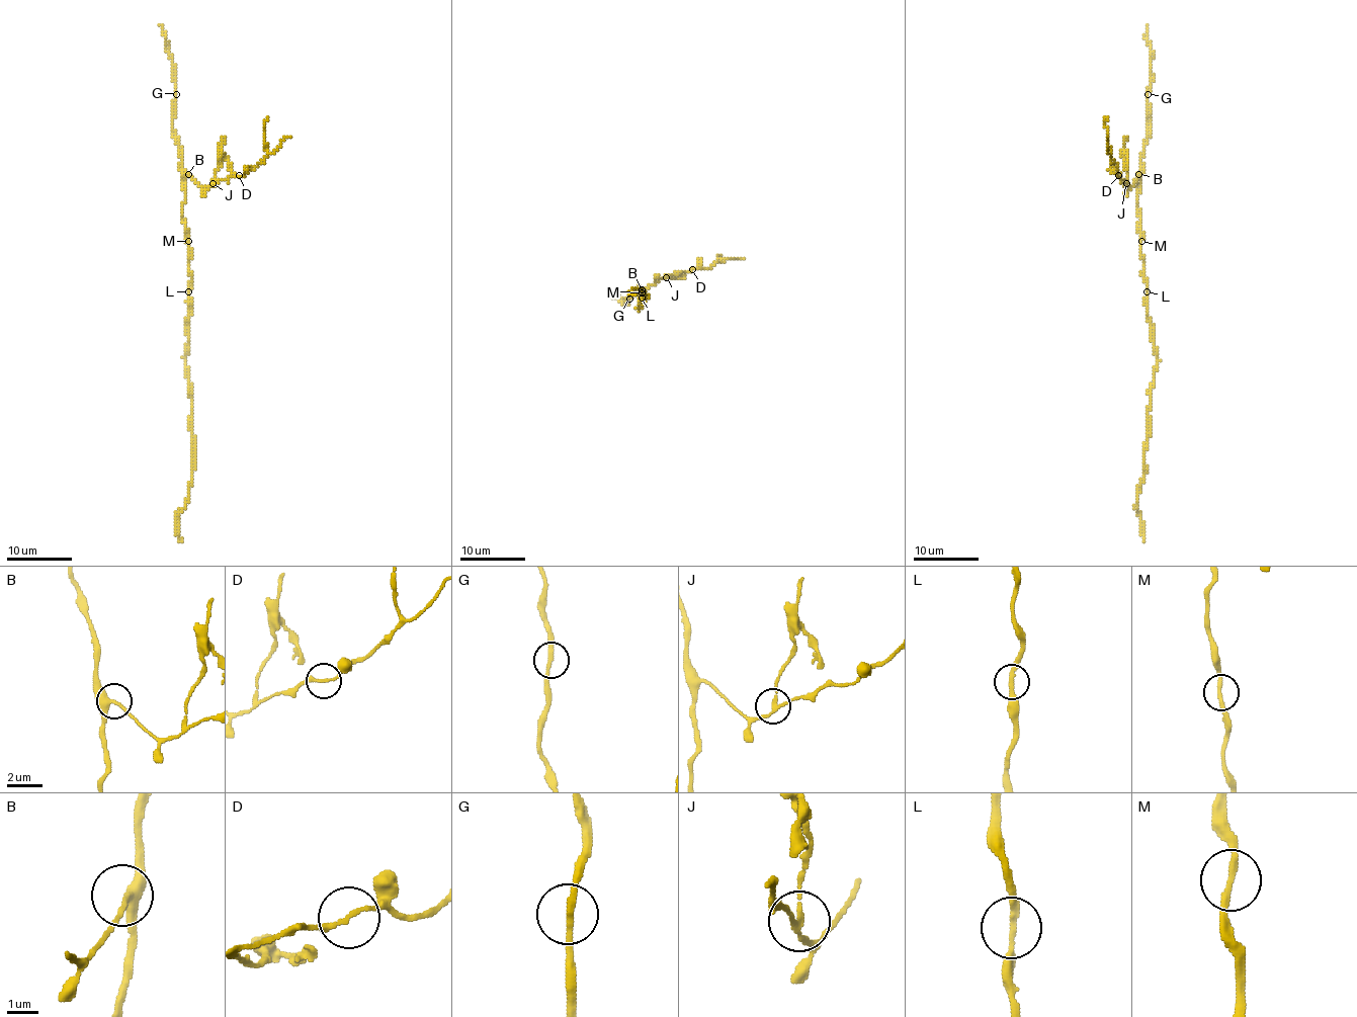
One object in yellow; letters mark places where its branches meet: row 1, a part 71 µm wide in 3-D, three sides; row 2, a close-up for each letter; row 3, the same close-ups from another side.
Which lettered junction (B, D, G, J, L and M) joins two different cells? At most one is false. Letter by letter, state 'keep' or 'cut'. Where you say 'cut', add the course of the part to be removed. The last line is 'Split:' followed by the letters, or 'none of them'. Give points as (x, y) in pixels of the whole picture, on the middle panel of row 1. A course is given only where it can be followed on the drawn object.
B: keep
D: keep
G: keep
J: cut
L: keep
M: keep
Split: J

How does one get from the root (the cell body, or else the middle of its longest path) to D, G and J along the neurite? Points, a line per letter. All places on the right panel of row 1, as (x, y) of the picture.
D: (1147, 282), (1139, 248), (1139, 177), (1126, 187), (1118, 175)
G: (1147, 282), (1139, 248), (1138, 187), (1141, 153), (1148, 135), (1148, 93)
J: (1147, 282), (1139, 248), (1139, 177), (1129, 187), (1126, 184)

